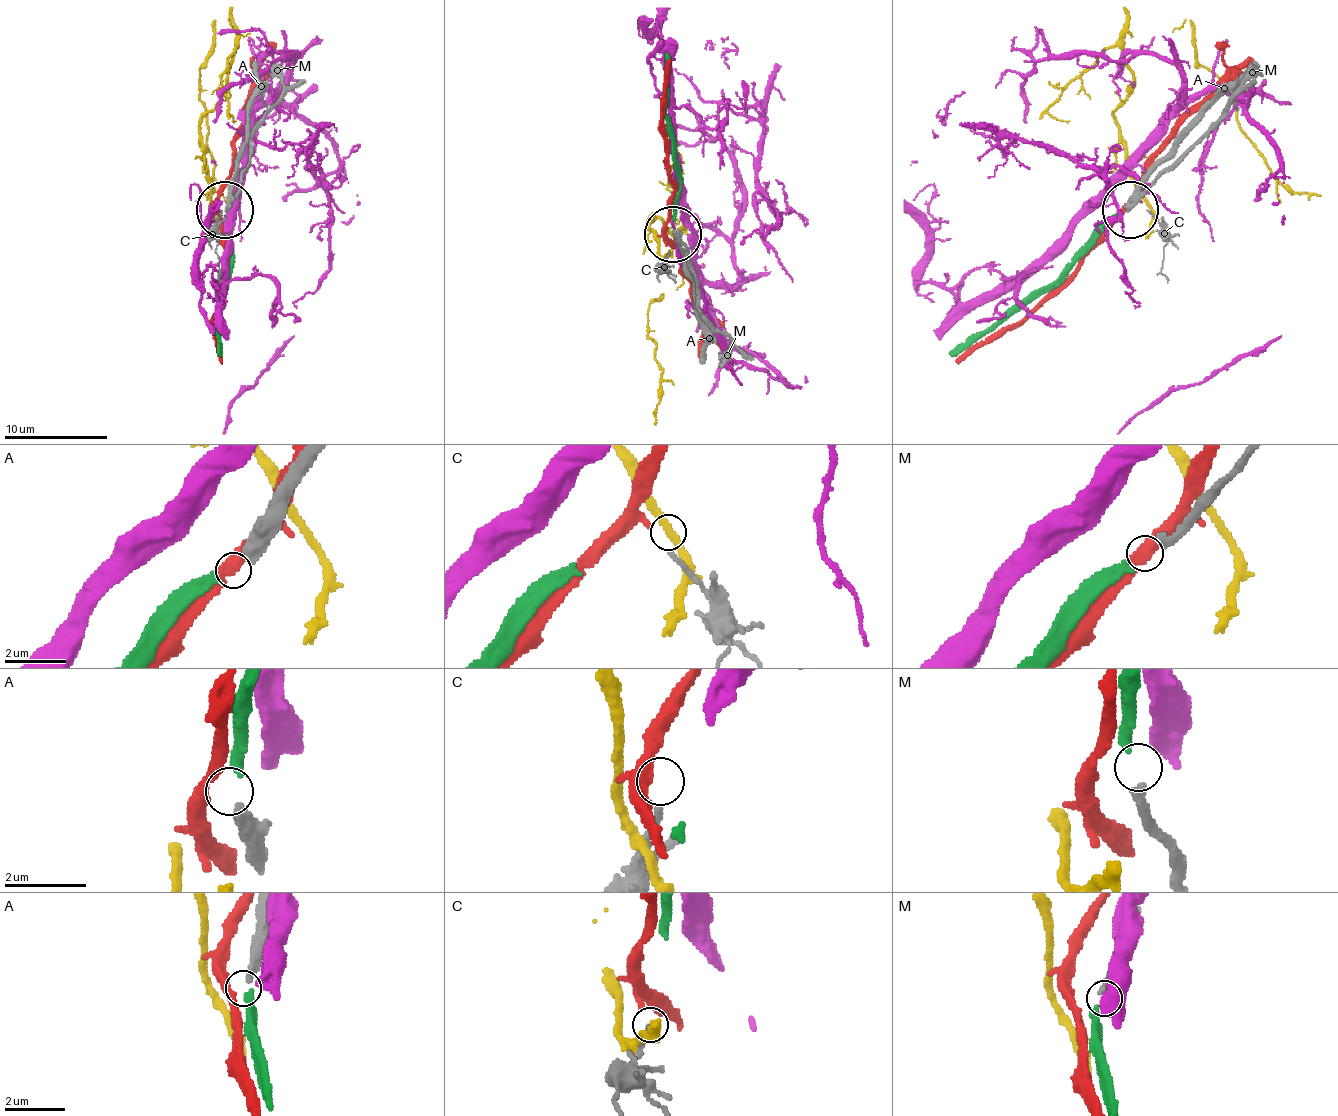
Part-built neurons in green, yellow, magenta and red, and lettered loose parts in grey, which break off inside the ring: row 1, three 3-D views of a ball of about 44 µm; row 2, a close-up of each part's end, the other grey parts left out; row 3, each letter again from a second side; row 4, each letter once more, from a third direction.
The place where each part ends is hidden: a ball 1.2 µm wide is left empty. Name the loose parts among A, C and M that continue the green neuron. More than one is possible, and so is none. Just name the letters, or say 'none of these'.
A

